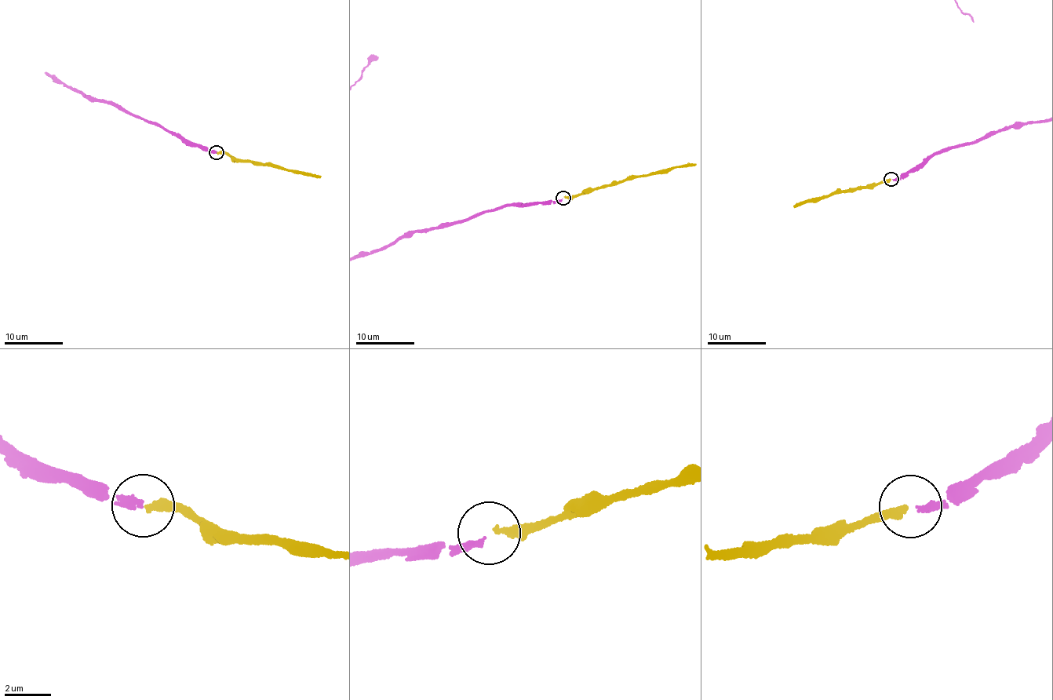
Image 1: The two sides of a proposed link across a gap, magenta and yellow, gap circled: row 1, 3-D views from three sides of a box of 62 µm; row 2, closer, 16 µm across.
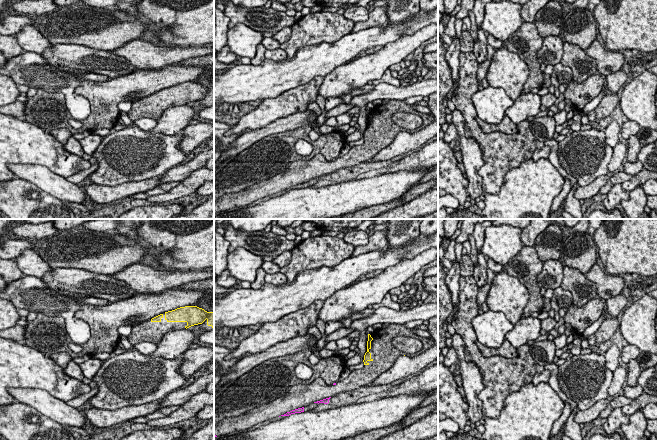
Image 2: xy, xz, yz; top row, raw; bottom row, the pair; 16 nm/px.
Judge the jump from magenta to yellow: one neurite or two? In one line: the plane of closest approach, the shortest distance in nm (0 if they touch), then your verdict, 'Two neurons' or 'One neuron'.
Closest in xz. Distance 550 nm. One neuron

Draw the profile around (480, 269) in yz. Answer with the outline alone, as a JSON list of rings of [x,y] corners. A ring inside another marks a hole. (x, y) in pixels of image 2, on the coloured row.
[[[482,253],[477,256],[477,264],[474,266],[473,277],[478,287],[483,287],[487,284],[487,261]]]

